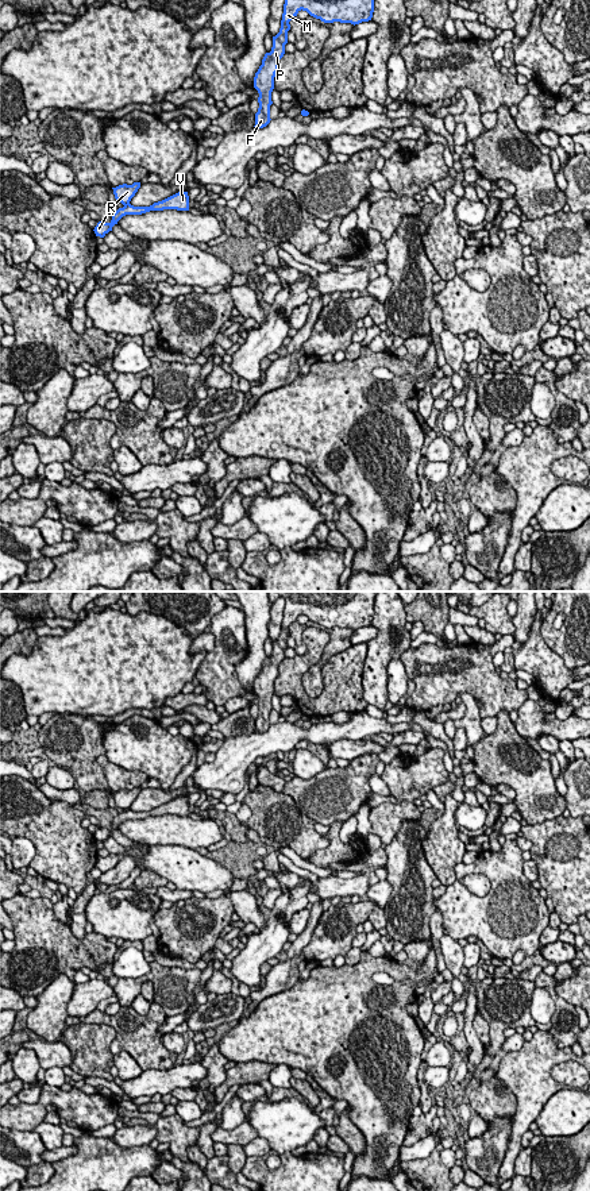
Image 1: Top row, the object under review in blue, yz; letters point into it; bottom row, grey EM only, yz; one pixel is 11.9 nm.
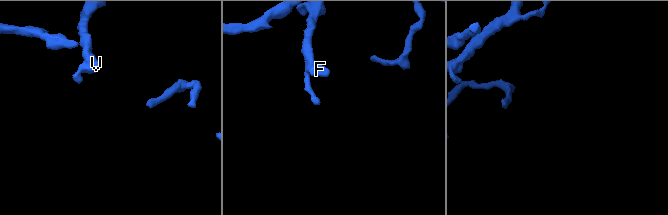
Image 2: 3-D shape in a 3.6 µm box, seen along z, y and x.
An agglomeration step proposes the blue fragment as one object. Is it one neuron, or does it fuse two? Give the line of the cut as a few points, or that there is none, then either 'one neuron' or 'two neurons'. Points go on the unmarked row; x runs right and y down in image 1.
cut yz (128, 808), (124, 810); two neurons

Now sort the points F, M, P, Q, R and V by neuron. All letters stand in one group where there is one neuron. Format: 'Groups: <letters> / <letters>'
Groups: F M P Q V / R

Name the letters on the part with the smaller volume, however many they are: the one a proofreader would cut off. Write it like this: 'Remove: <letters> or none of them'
Remove: R

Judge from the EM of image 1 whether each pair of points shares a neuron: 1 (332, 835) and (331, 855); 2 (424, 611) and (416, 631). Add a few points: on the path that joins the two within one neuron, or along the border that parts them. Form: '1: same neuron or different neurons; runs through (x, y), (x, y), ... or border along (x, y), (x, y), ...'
1: same neuron; runs through (332, 840), (332, 850)
2: different neurons; border along (413, 621), (420, 621), (424, 629)

